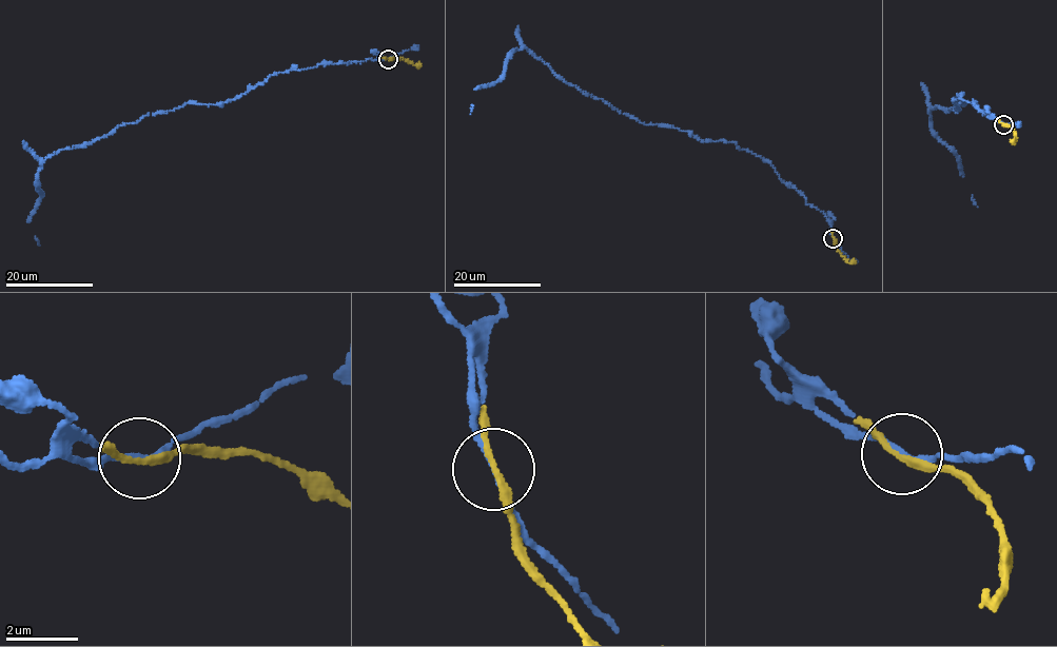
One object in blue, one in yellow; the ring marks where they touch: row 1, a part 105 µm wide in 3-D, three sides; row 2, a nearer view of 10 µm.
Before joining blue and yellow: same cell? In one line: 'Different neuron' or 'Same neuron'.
Same neuron

